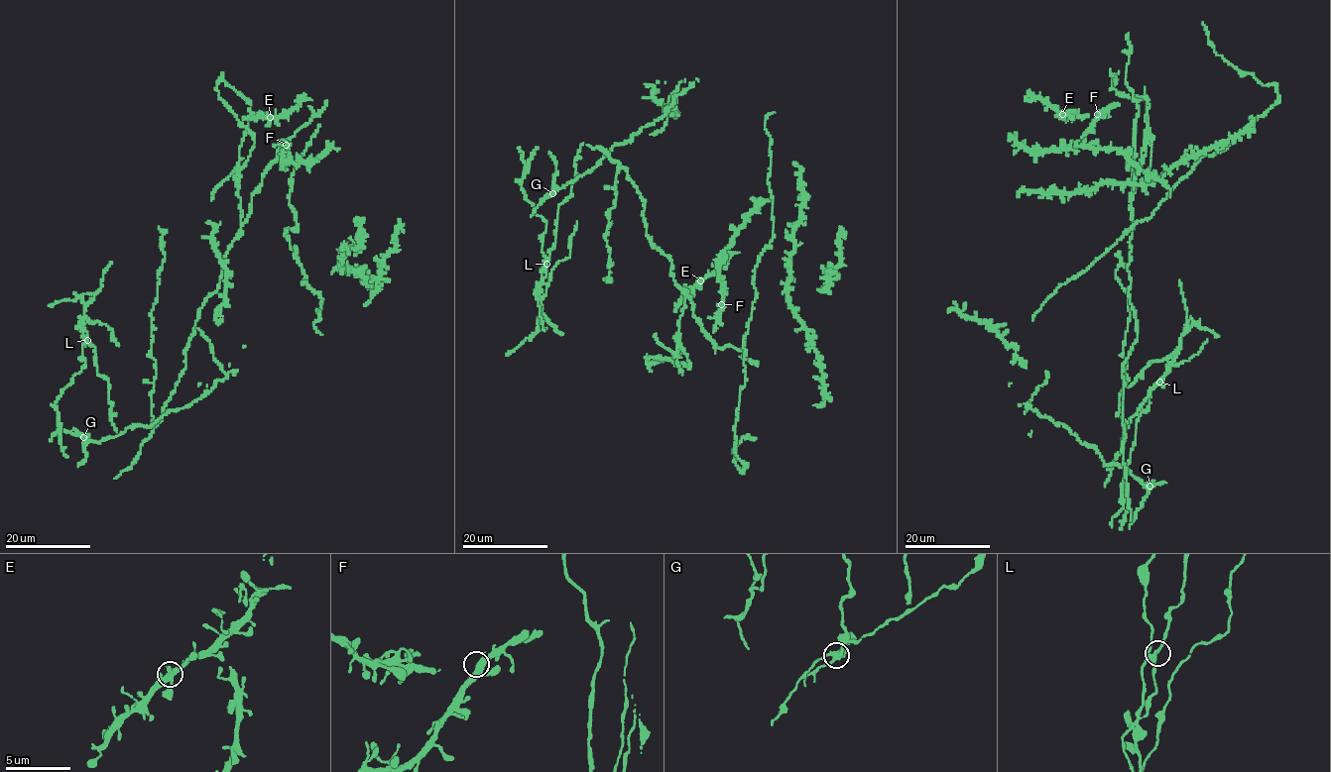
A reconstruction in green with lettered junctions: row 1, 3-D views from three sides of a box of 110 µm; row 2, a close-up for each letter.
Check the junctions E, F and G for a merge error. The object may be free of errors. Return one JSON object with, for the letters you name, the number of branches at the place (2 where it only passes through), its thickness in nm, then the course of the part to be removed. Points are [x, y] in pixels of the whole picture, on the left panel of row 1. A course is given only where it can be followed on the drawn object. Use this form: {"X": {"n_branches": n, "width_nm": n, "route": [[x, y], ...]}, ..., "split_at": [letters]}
{"G": {"n_branches": 5, "width_nm": 280}, "split_at": ["G"]}

